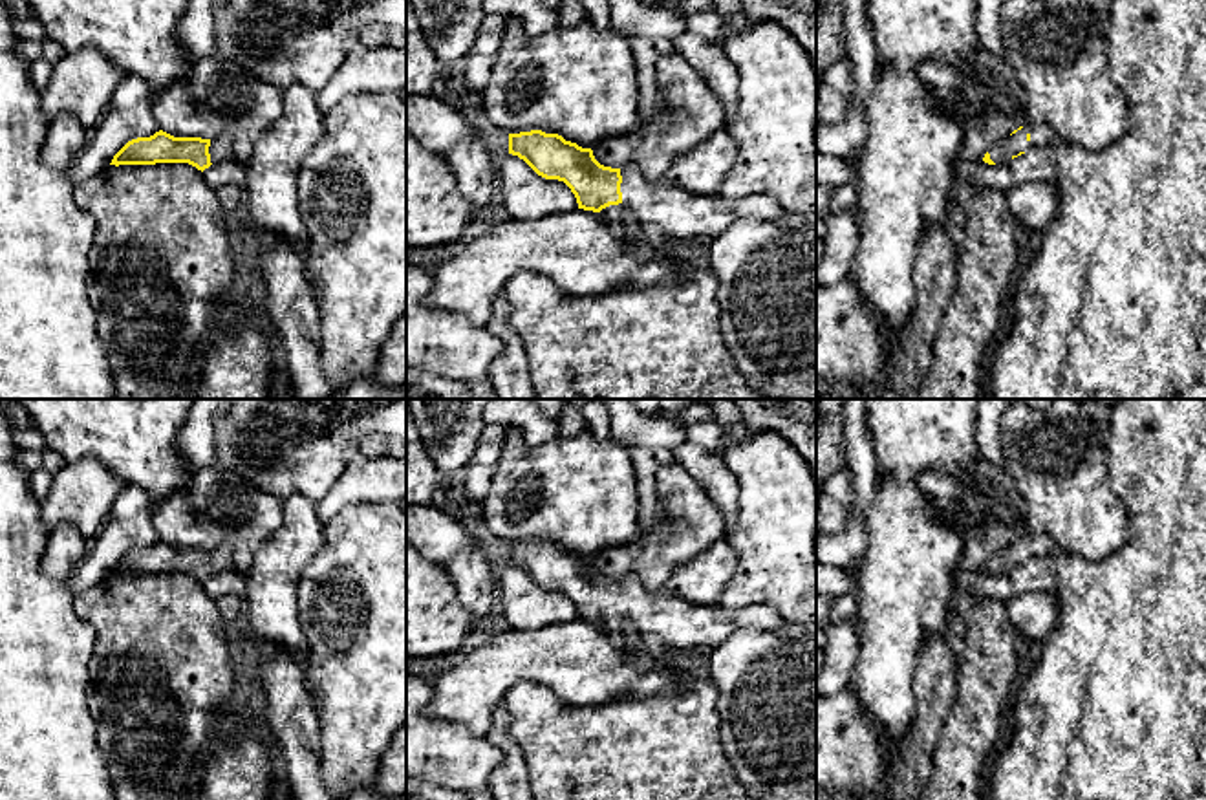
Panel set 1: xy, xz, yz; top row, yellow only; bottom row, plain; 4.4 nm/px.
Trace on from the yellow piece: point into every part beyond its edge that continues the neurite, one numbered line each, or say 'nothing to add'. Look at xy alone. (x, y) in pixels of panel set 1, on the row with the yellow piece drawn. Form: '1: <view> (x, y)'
1: xy (220, 149)

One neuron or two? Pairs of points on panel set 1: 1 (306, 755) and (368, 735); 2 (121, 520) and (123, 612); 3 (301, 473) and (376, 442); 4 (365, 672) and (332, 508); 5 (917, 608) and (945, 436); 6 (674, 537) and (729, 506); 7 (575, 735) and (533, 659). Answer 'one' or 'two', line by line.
1: two
2: two
3: one
4: two
5: one
6: two
7: two

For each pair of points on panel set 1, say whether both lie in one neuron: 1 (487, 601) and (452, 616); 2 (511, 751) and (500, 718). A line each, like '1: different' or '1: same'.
1: different
2: same

